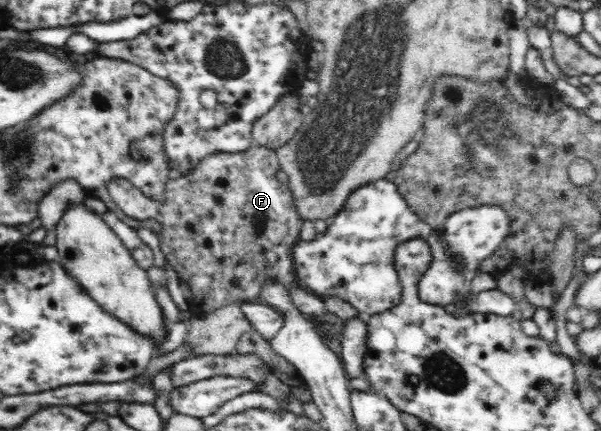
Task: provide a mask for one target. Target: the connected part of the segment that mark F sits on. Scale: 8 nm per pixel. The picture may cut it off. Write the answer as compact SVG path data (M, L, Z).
M255 144L243 152L214 152L209 156L204 157L204 159L201 159L200 163L198 163L193 170L188 171L185 175L178 175L170 180L169 183L166 183L166 191L164 195L162 195L162 199L158 199L158 201L147 198L128 180L114 178L107 183L107 190L112 201L116 203L126 215L129 215L134 219L153 219L162 224L163 233L159 235L158 243L160 251L164 254L165 260L168 263L167 267L174 270L179 275L179 278L184 281L184 285L190 285L194 297L203 297L202 307L190 307L192 315L206 315L212 313L213 311L216 311L216 308L225 306L226 303L244 303L250 300L256 300L258 298L258 293L260 293L260 287L262 287L262 283L264 283L266 279L273 279L273 281L281 283L288 290L293 304L307 317L318 316L328 312L323 300L316 295L312 295L310 291L300 287L298 280L296 280L296 272L294 272L294 262L292 261L291 250L294 243L300 238L300 228L303 219L297 212L293 200L290 198L288 186L284 185L276 178L276 175L278 175L278 169L281 168L279 162L275 150Z

